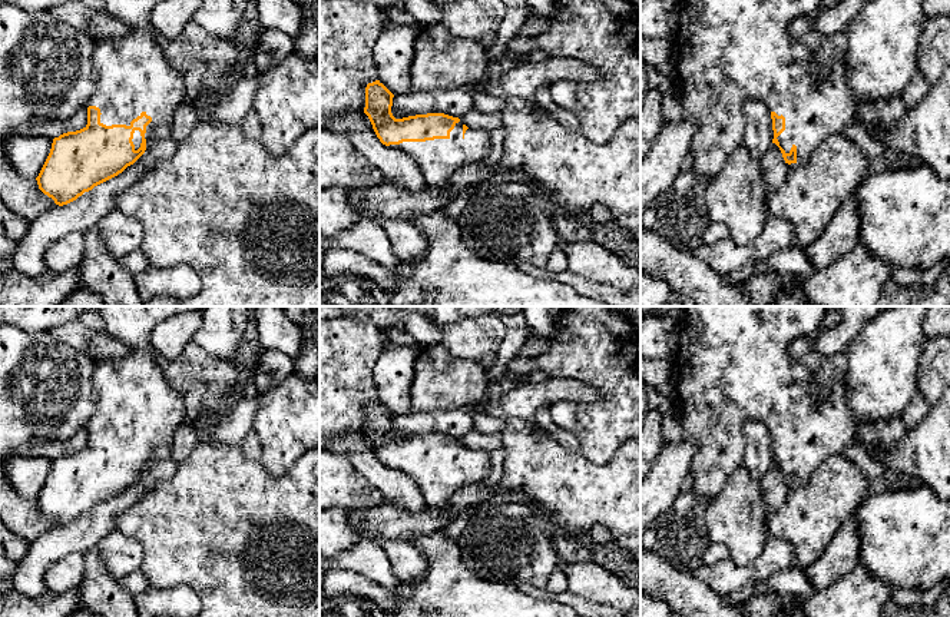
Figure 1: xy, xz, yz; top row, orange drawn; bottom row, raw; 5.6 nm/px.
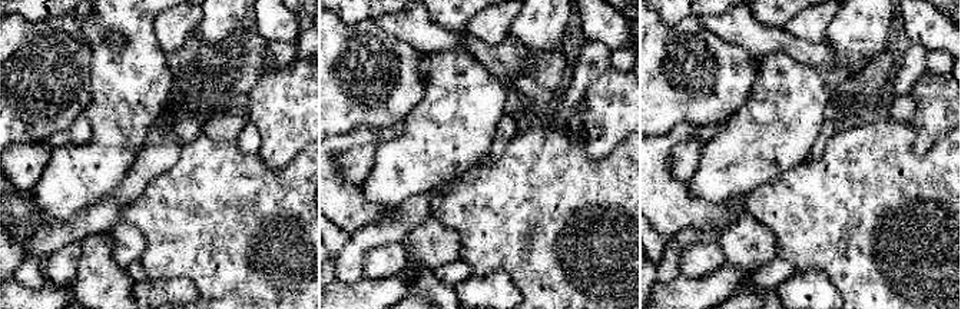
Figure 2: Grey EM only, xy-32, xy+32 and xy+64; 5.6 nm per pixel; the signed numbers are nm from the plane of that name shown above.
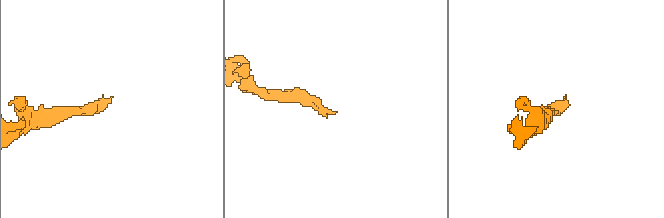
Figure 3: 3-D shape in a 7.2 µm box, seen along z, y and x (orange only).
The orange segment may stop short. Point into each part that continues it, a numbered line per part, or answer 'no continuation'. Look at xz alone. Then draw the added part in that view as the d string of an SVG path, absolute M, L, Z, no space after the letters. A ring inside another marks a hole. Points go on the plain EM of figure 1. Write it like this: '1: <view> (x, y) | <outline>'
1: xz (437, 480) | M460 442L456 444L448 460L403 462L390 468L411 477L428 507L447 505L456 491L481 482L491 474L490 452L483 450L464 452Z

